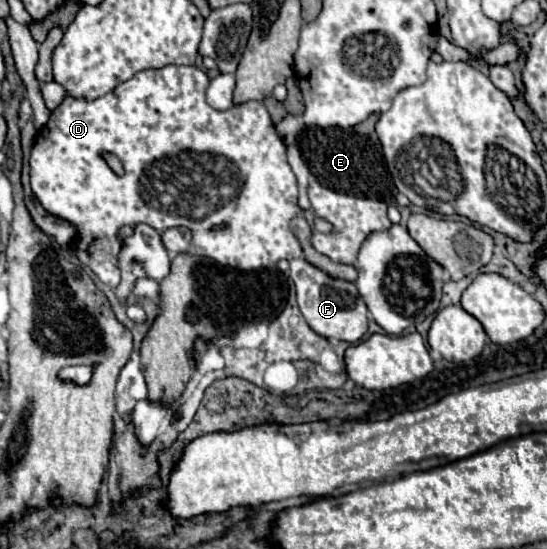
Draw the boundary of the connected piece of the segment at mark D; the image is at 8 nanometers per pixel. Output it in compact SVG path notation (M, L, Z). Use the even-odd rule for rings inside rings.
M164 66L162 70L144 70L144 72L138 72L134 78L118 84L106 96L96 98L92 102L66 96L62 100L62 104L52 112L48 124L38 134L38 140L36 140L36 144L32 148L32 154L30 154L30 182L32 182L32 192L36 194L36 198L40 200L42 208L50 216L56 216L60 220L66 220L68 224L72 224L76 228L78 238L76 238L76 246L72 248L72 254L84 266L88 266L94 272L94 276L102 284L106 284L110 290L114 290L118 286L118 280L120 280L118 256L122 252L122 240L120 240L118 232L120 232L122 226L148 224L148 226L156 228L158 232L164 232L168 228L182 226L180 220L184 220L184 226L194 232L194 248L192 248L192 254L202 254L202 256L208 256L208 258L216 260L218 264L240 268L240 270L274 268L278 264L278 260L282 260L282 258L284 260L302 258L302 248L300 248L298 240L294 238L294 234L290 232L290 226L288 226L290 220L298 212L298 208L296 208L298 184L296 184L294 172L290 170L290 164L286 162L286 144L278 136L278 132L276 132L276 128L274 128L272 120L270 120L268 110L260 102L248 102L248 104L242 104L240 108L232 108L232 110L220 112L220 110L216 110L216 108L212 108L212 106L206 104L206 100L204 100L206 86L208 86L208 76L206 76L204 70L198 70L196 66ZM104 152L114 152L114 156L120 158L120 162L124 166L124 174L122 176L114 174L114 170L104 160ZM222 222L226 222L228 228L224 232L212 232L212 226L222 224Z

